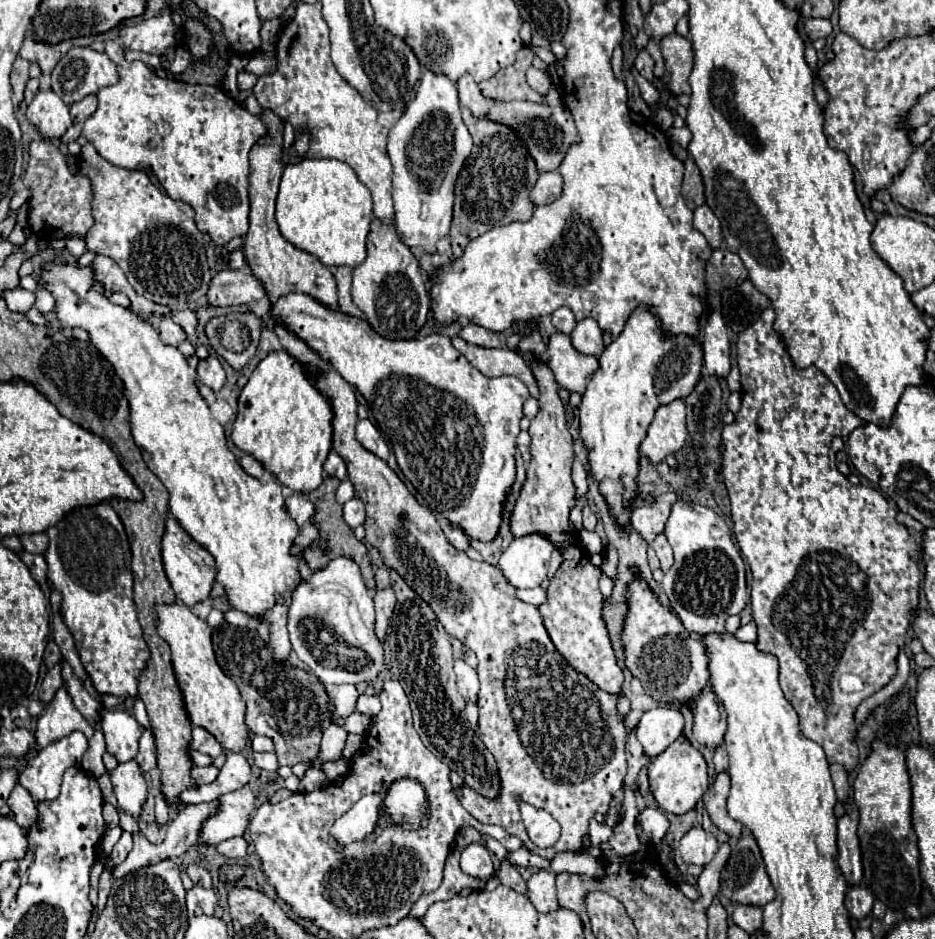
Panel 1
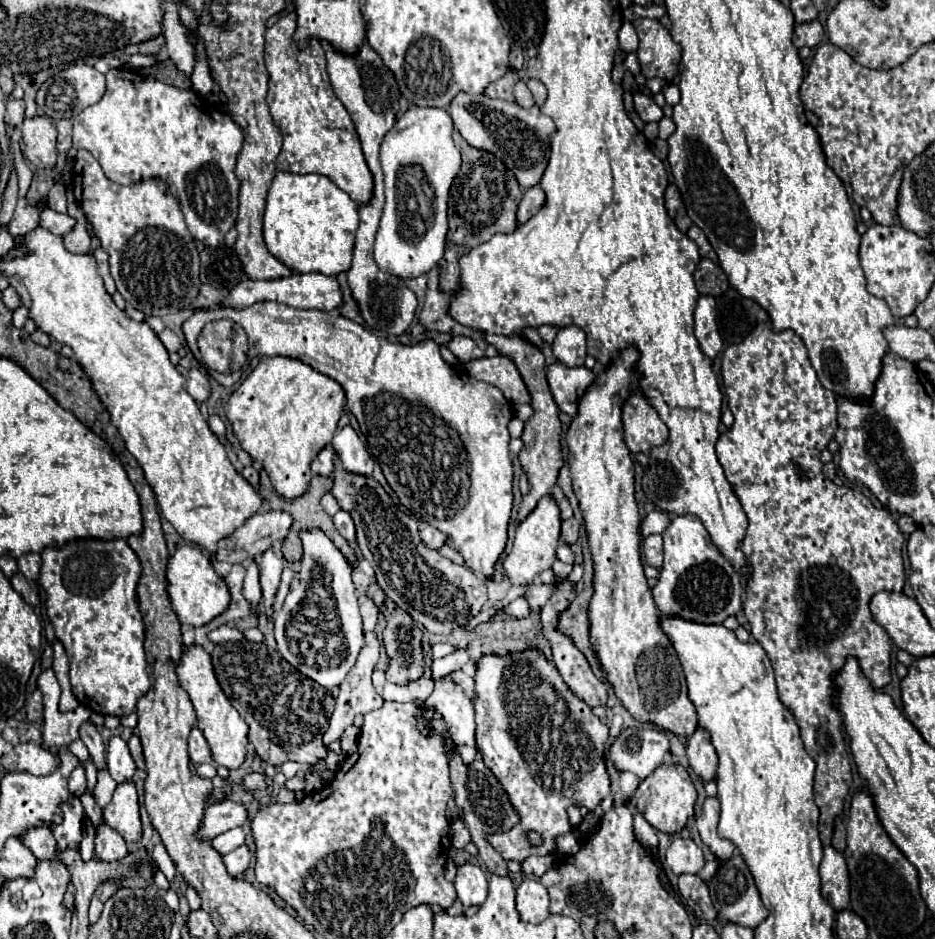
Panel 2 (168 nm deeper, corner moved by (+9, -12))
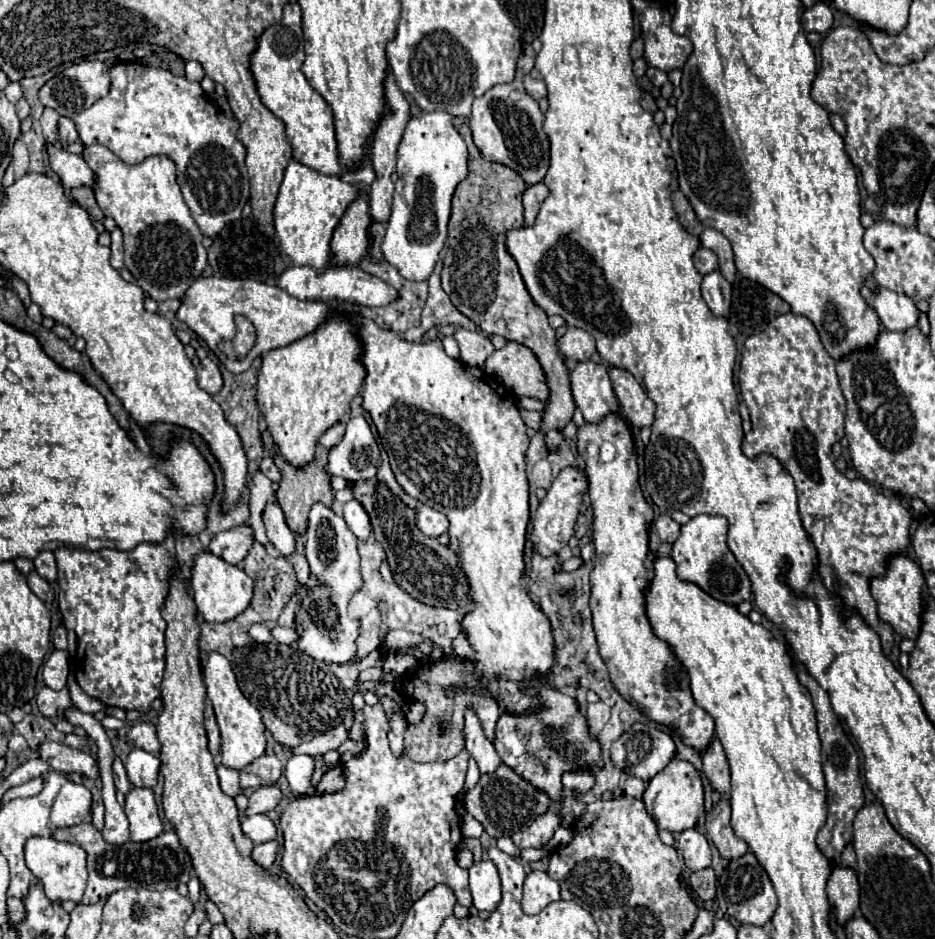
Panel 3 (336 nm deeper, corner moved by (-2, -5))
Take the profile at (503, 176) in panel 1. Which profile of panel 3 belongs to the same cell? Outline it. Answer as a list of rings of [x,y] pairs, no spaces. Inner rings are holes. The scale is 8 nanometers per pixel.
[[[462,124],[458,130],[468,144],[470,174],[458,184],[452,198],[442,288],[450,296],[452,304],[472,322],[476,322],[486,334],[504,336],[506,340],[518,342],[536,354],[544,370],[546,384],[550,388],[550,398],[544,410],[540,432],[562,432],[564,426],[572,420],[576,408],[570,392],[568,368],[556,348],[556,336],[554,330],[548,326],[548,316],[532,302],[518,272],[518,266],[504,246],[506,232],[510,228],[524,226],[522,194],[526,190],[526,182],[512,168],[500,162],[486,160],[474,146],[470,128],[466,124]]]

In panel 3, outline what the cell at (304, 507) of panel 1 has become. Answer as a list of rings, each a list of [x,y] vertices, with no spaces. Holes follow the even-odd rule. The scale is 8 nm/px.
[[[234,526],[226,532],[220,532],[212,538],[208,550],[220,558],[224,558],[228,564],[238,564],[248,556],[248,548],[252,548],[254,530],[252,526]]]

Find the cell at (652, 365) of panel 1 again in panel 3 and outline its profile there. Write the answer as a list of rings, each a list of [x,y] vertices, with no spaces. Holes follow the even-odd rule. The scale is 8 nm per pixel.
[[[610,412],[610,414],[604,416],[598,424],[584,424],[584,426],[580,426],[580,428],[578,428],[578,454],[580,454],[580,458],[584,458],[584,464],[586,464],[586,466],[584,466],[584,472],[586,472],[586,478],[588,478],[588,494],[590,494],[592,510],[594,510],[592,544],[594,544],[594,550],[596,550],[596,558],[594,558],[594,570],[590,572],[590,584],[592,584],[590,608],[592,608],[594,632],[596,632],[596,638],[598,638],[600,656],[602,656],[602,660],[606,662],[606,666],[608,666],[608,672],[610,672],[610,678],[612,678],[614,688],[616,688],[634,708],[638,708],[646,718],[650,718],[650,720],[654,720],[654,722],[658,722],[658,724],[664,724],[664,726],[672,728],[676,734],[680,734],[680,738],[682,738],[684,744],[688,744],[688,746],[696,748],[698,752],[702,752],[702,750],[708,746],[708,742],[712,740],[712,734],[714,734],[714,720],[712,720],[712,716],[710,716],[706,710],[702,710],[702,708],[694,702],[692,690],[690,690],[690,676],[688,676],[684,664],[682,664],[682,662],[678,660],[678,656],[674,654],[674,648],[672,648],[668,642],[660,640],[660,638],[654,634],[652,624],[650,624],[650,620],[648,620],[648,616],[646,616],[646,590],[648,590],[648,586],[650,586],[650,582],[652,582],[652,576],[654,576],[654,554],[652,554],[650,548],[648,548],[648,528],[650,528],[650,524],[652,524],[652,520],[654,520],[654,510],[652,510],[652,506],[646,502],[646,498],[644,498],[644,494],[642,494],[642,488],[640,488],[640,482],[638,482],[638,464],[636,464],[636,458],[632,458],[632,454],[634,454],[634,440],[632,440],[632,434],[630,434],[630,426],[626,426],[624,416],[622,416],[620,412]],[[602,442],[612,442],[612,444],[616,446],[616,458],[614,458],[612,462],[602,462],[602,460],[600,460],[600,446],[602,446]]]

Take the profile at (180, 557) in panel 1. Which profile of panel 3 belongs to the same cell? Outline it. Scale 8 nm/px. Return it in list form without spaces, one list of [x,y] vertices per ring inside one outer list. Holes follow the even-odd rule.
[[[200,552],[194,558],[190,588],[196,608],[206,622],[226,622],[244,612],[252,600],[252,586],[252,578],[248,578],[242,568],[220,560],[220,556],[212,556],[212,552]]]

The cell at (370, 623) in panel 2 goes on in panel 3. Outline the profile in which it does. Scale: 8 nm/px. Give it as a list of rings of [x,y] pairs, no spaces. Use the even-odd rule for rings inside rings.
[[[372,608],[360,622],[360,638],[356,640],[358,652],[356,658],[366,658],[374,648],[380,646],[380,610]]]

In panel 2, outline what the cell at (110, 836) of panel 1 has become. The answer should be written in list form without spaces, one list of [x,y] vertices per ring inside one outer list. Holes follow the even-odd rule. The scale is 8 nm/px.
[[[119,783],[111,803],[103,811],[105,823],[123,835],[127,845],[141,841],[143,829],[139,821],[139,799],[135,783]]]

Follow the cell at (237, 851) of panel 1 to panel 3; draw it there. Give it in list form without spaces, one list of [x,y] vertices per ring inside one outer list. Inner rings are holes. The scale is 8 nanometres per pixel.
[[[264,842],[264,844],[256,844],[252,850],[252,860],[262,866],[264,870],[268,870],[272,866],[276,858],[276,842]]]

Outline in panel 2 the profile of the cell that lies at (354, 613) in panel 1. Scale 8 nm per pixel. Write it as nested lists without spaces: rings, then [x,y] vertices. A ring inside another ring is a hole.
[[[305,529],[299,539],[303,543],[301,569],[293,577],[283,609],[273,617],[277,651],[297,671],[309,675],[321,687],[333,689],[343,683],[365,645],[357,593],[347,559],[321,529]]]

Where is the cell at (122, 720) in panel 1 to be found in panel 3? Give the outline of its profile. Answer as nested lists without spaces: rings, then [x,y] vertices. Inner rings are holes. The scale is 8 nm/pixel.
[[[132,748],[128,758],[124,760],[124,766],[126,766],[128,780],[132,786],[152,788],[156,784],[158,768],[160,768],[158,756],[144,752],[142,748]]]

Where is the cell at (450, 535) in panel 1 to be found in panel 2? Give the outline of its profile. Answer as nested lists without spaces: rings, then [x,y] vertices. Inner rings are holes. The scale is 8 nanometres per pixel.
[[[421,525],[419,535],[421,535],[421,541],[425,543],[425,547],[429,547],[429,549],[439,549],[447,541],[445,535],[439,529],[431,527],[431,525]]]

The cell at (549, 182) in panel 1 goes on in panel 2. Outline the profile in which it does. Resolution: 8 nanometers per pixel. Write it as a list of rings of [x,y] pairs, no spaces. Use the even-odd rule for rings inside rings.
[[[539,185],[527,189],[527,191],[523,193],[523,199],[521,199],[519,209],[517,209],[517,223],[521,225],[521,223],[525,223],[527,219],[531,219],[531,217],[543,207],[543,203],[545,203],[545,193],[541,191]]]

